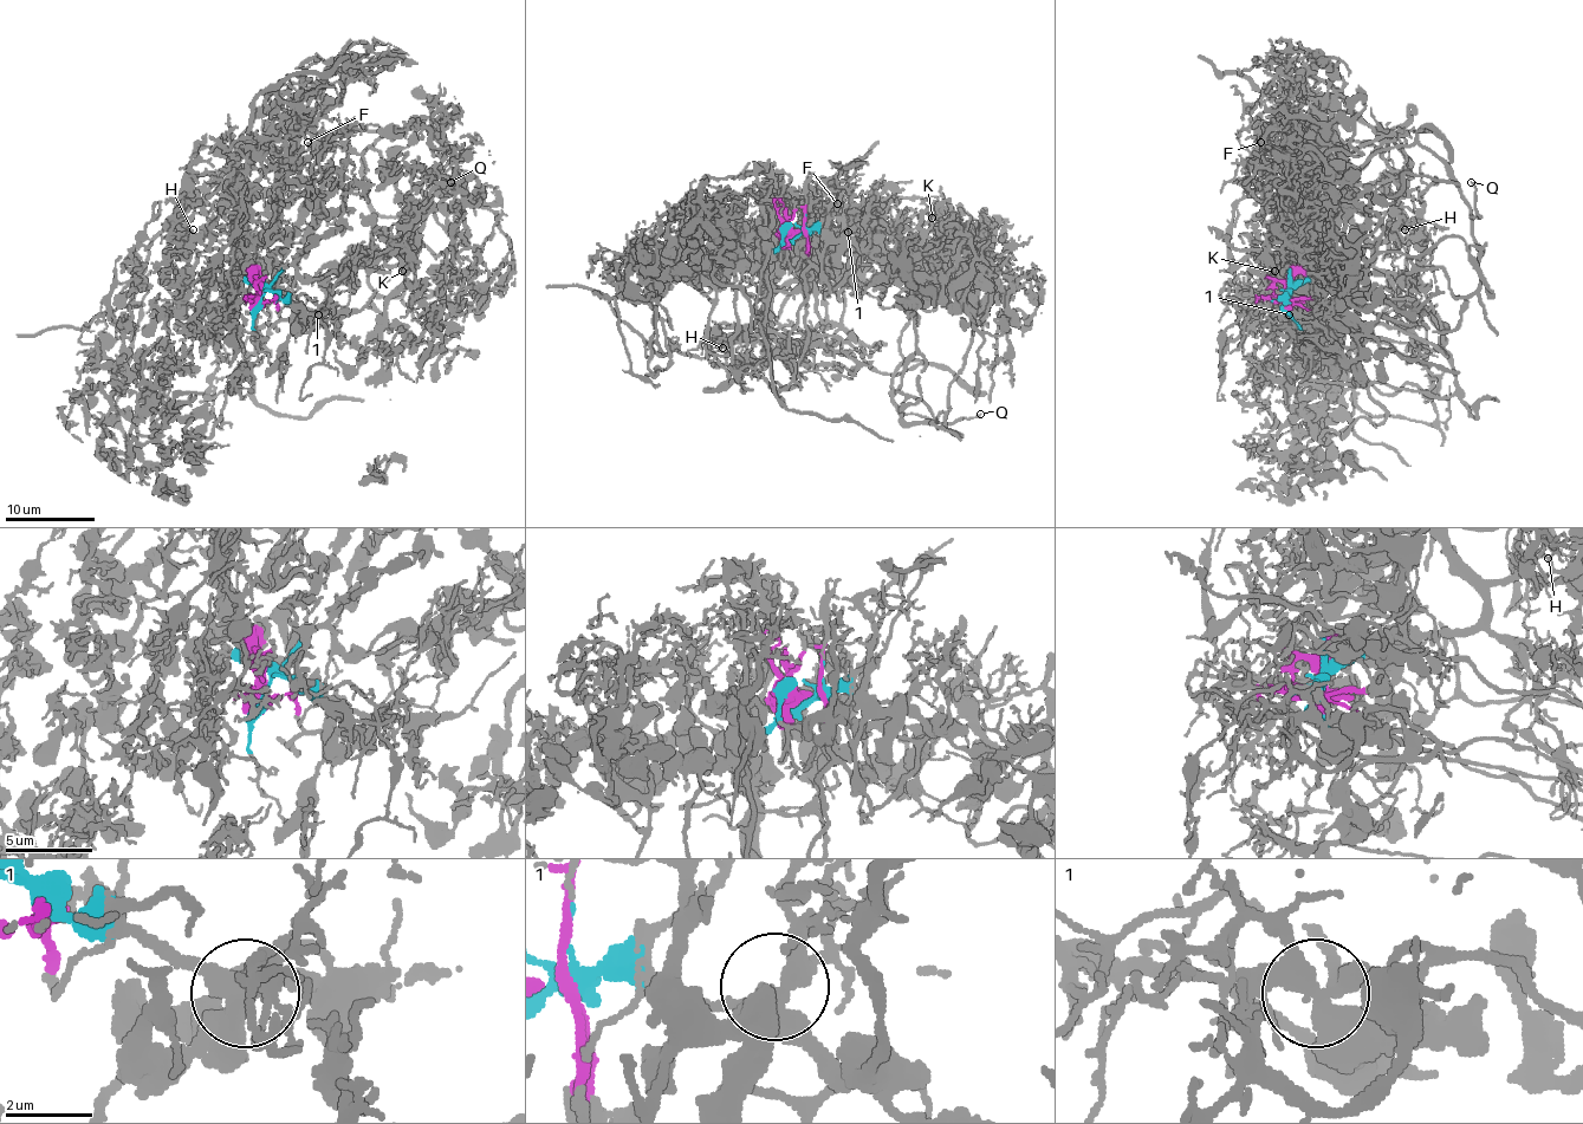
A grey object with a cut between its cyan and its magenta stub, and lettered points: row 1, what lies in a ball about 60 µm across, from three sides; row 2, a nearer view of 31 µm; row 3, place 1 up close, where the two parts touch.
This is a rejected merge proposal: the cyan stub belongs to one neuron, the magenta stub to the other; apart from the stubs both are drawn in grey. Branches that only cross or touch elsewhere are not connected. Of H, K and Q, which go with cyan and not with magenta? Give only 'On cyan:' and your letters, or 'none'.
On cyan: H

